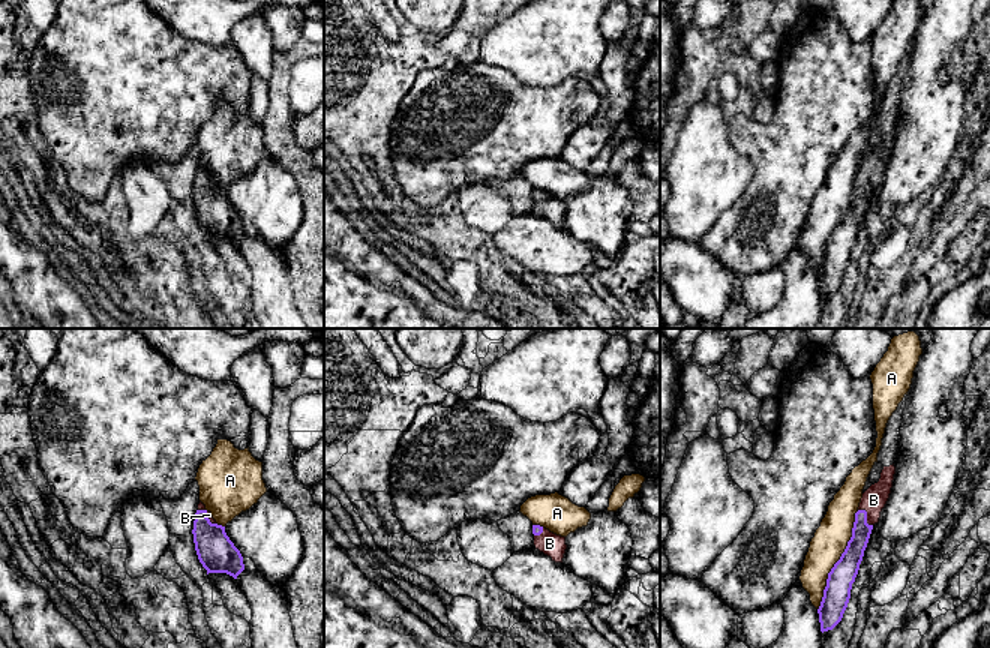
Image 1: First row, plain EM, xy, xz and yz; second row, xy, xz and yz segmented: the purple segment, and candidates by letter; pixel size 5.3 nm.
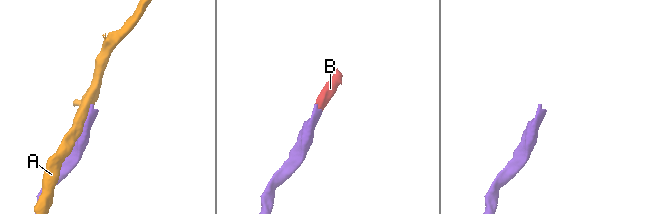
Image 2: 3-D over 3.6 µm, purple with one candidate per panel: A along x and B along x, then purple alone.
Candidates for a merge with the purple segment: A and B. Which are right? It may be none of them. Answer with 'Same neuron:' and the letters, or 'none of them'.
Same neuron: B

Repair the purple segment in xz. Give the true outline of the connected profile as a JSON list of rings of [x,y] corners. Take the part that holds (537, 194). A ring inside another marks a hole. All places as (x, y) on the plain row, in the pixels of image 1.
[[[532,189],[534,210],[555,226],[562,226],[567,208],[566,201],[556,200],[549,194]]]

